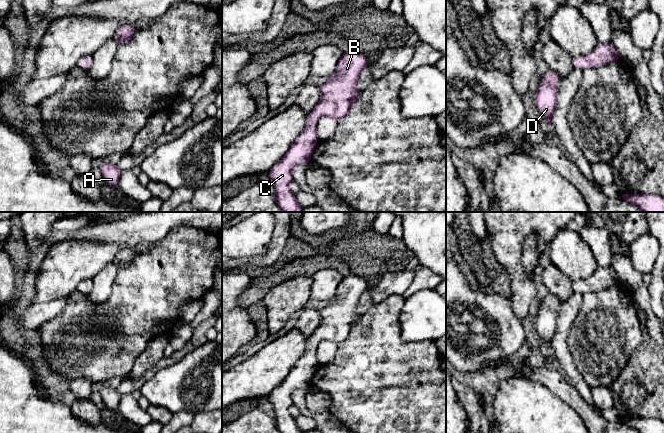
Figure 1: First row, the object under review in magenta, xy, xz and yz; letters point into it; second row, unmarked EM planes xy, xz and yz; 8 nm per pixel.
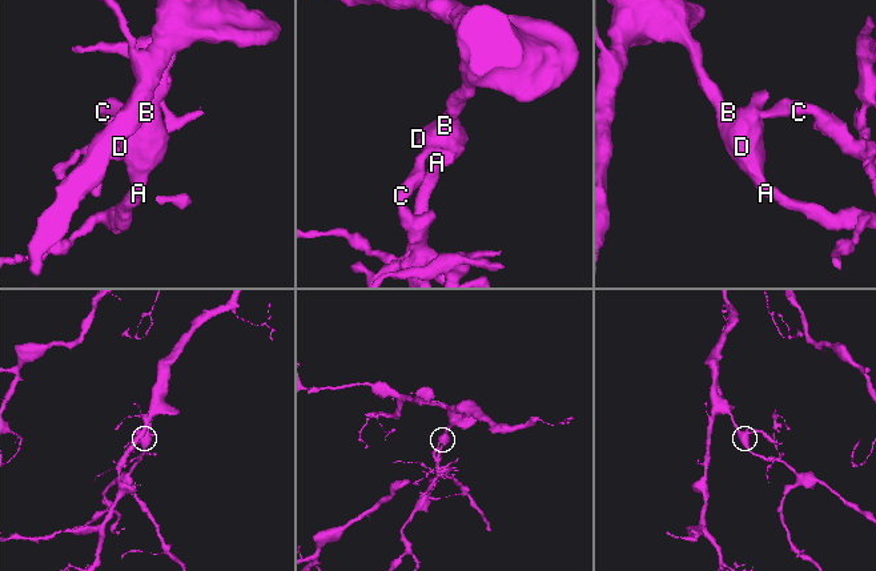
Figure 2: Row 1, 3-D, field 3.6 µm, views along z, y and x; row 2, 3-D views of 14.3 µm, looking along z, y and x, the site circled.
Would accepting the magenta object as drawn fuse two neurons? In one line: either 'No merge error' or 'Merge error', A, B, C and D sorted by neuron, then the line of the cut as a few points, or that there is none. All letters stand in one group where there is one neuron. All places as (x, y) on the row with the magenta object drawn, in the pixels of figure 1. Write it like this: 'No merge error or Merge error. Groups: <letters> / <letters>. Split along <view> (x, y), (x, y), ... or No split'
No merge error. Groups: A B C D. No split

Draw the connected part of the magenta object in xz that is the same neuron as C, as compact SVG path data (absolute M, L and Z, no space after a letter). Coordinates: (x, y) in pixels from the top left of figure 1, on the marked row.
M356 50L343 53L337 63L337 69L324 85L320 86L321 98L309 112L306 127L291 145L282 160L269 171L276 188L276 202L284 212L302 212L303 207L296 200L288 185L293 181L292 170L296 165L308 164L318 142L317 121L323 117L343 119L359 93L356 83L369 60Z

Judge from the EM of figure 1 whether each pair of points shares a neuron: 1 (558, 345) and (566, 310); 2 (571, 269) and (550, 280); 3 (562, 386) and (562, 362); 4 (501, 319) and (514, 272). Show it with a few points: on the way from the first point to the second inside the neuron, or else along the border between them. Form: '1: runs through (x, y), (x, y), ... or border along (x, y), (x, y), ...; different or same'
1: runs through (560, 336), (565, 319); same
2: border along (552, 263), (570, 282); different
3: border along (557, 366), (563, 373); different
4: border along (511, 296), (512, 310), (519, 318); different

